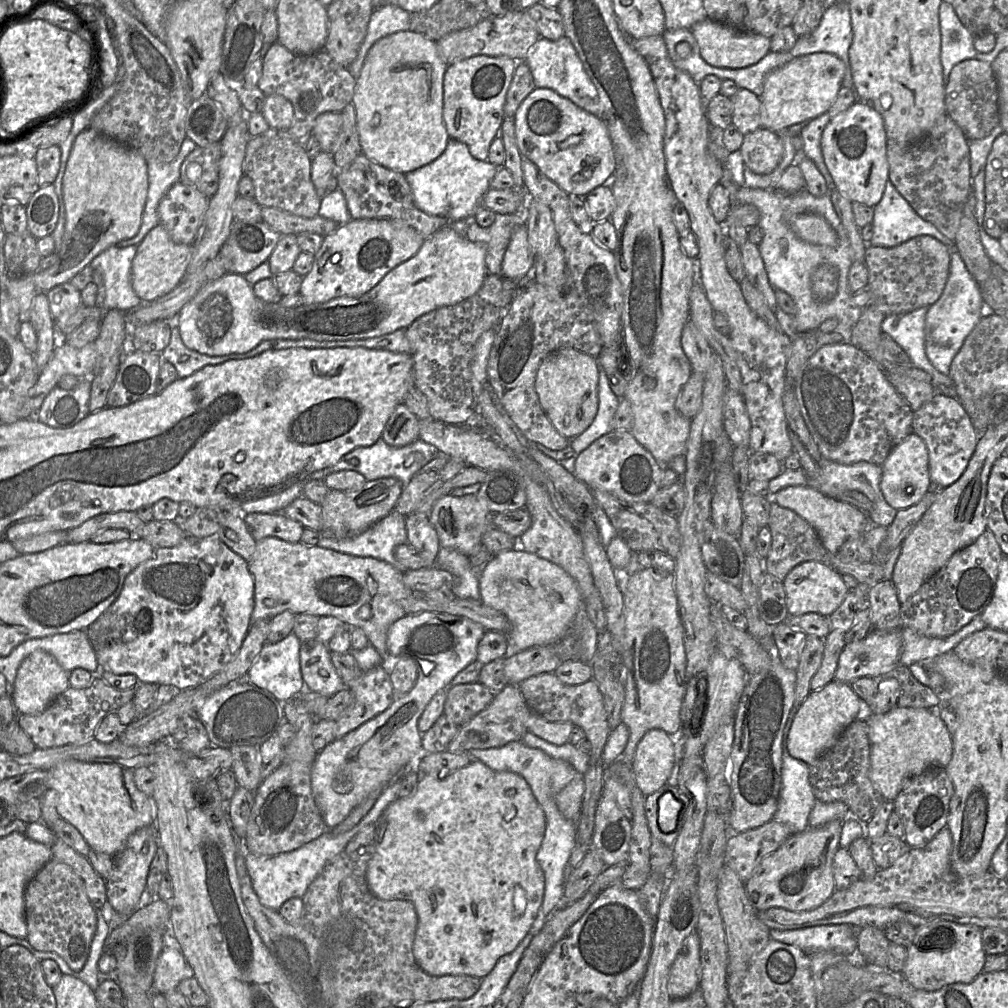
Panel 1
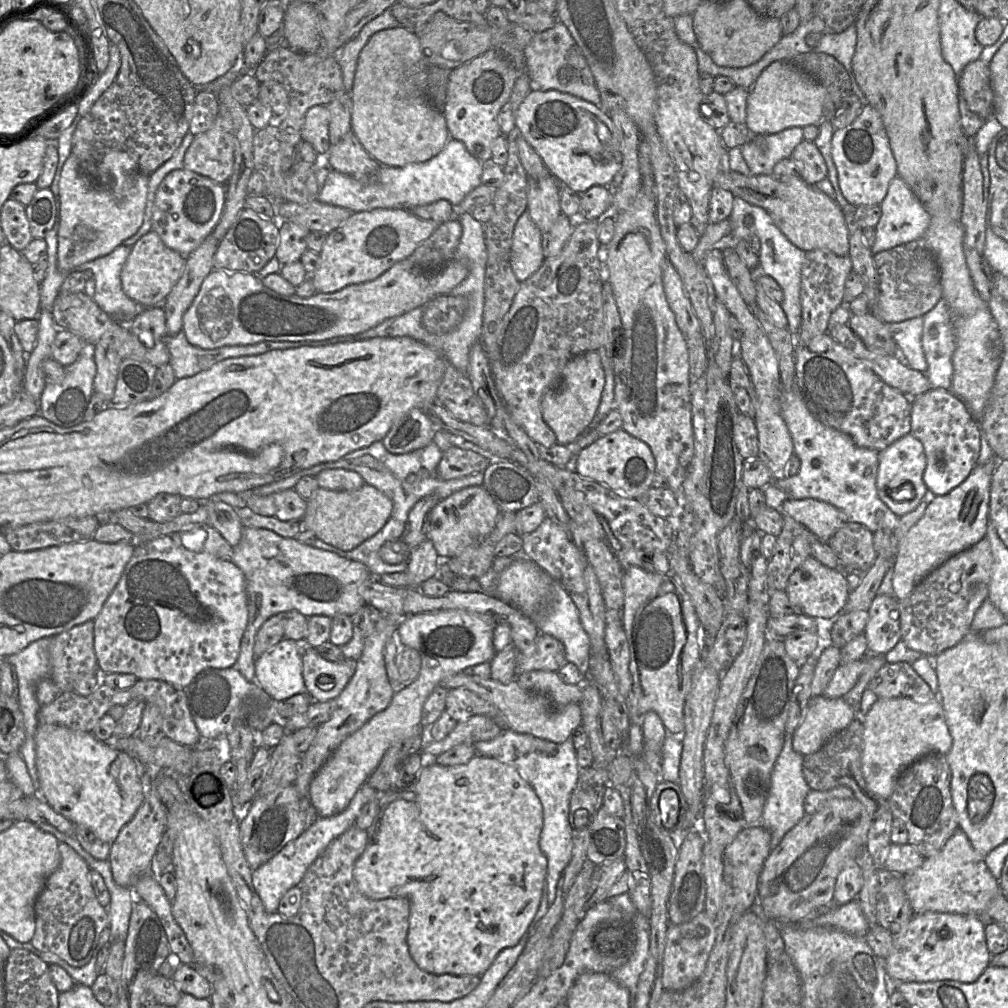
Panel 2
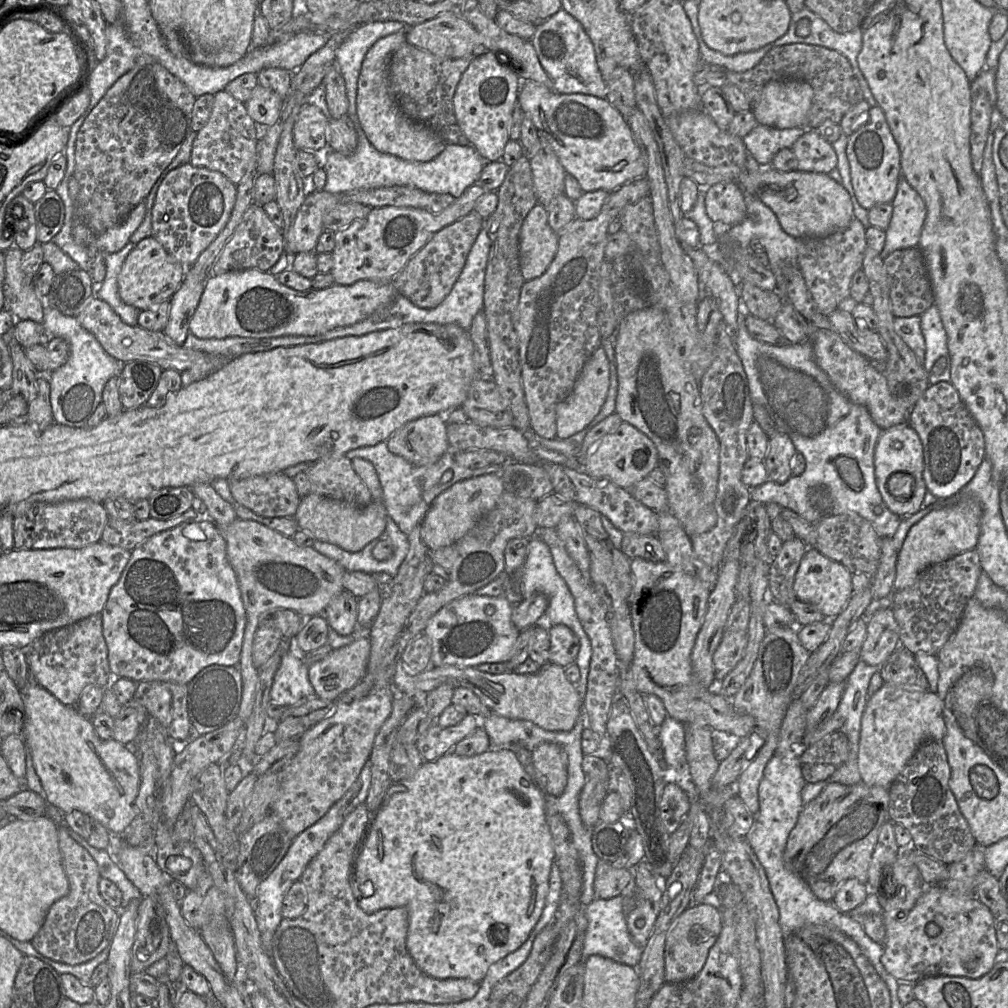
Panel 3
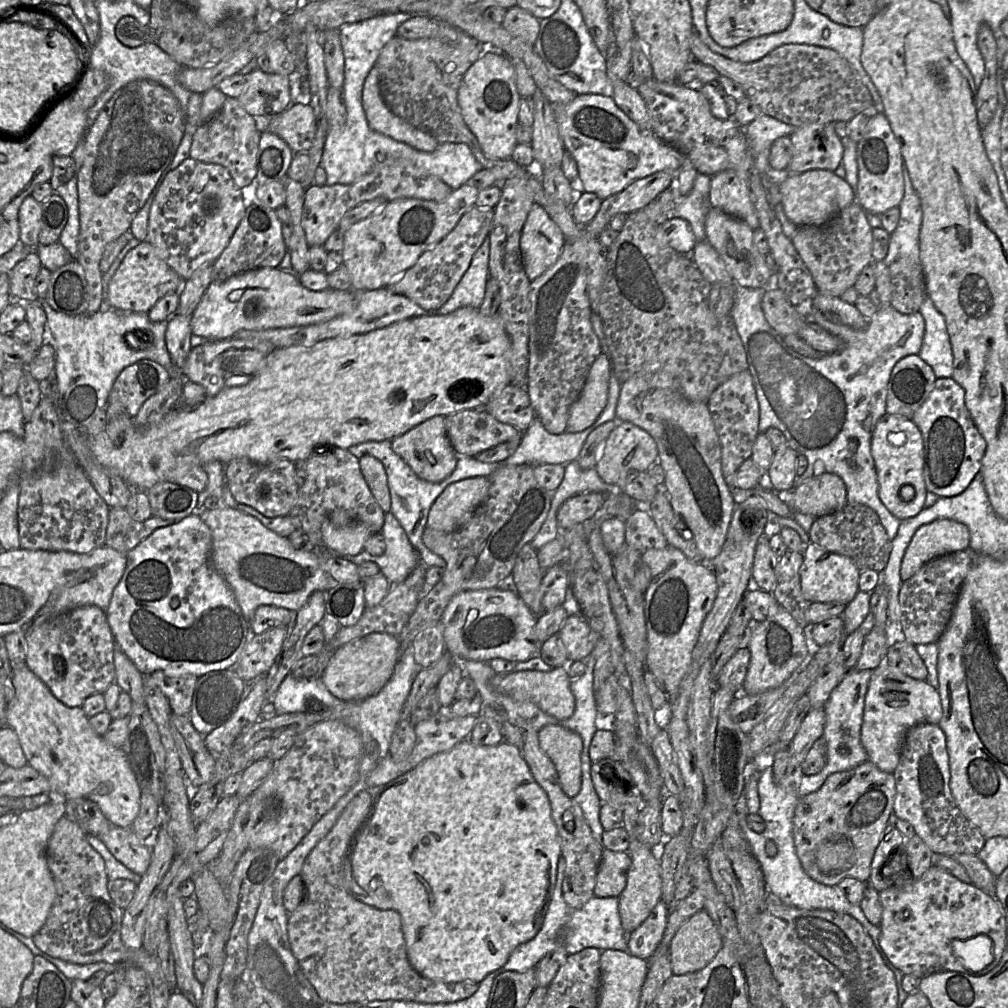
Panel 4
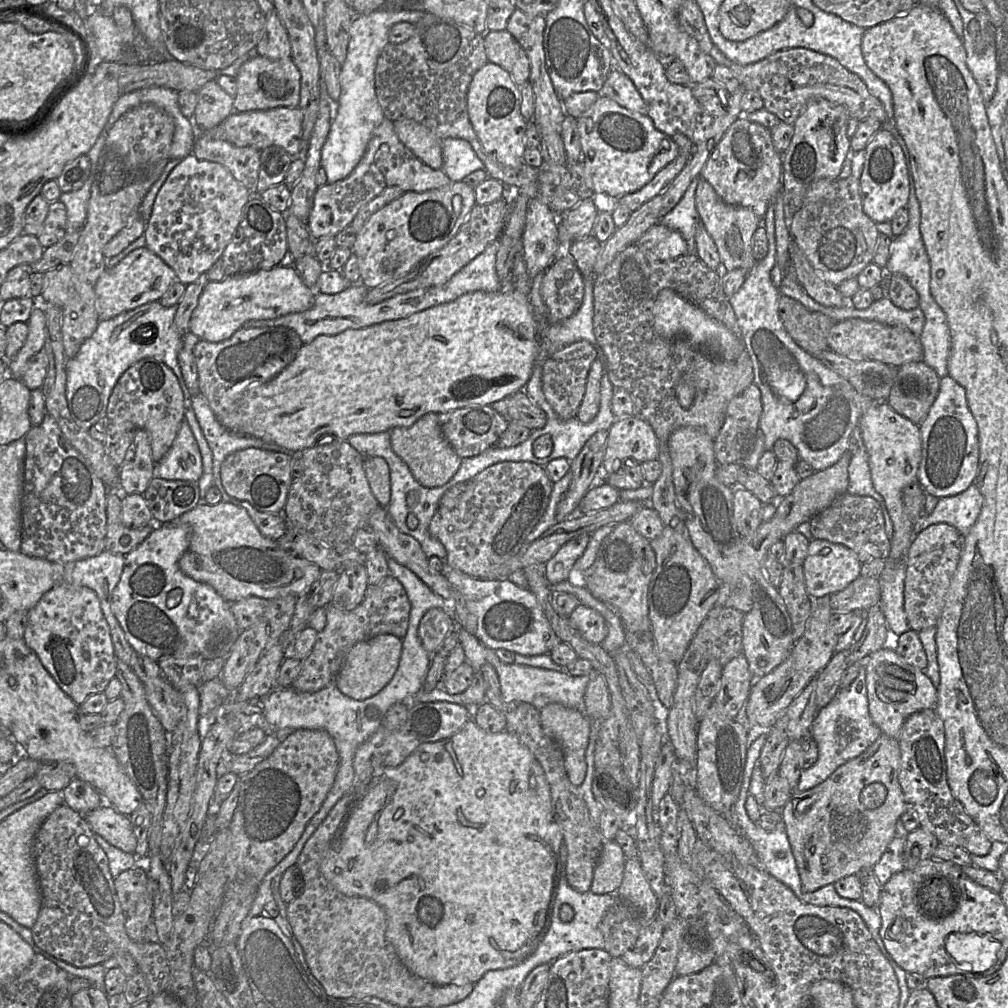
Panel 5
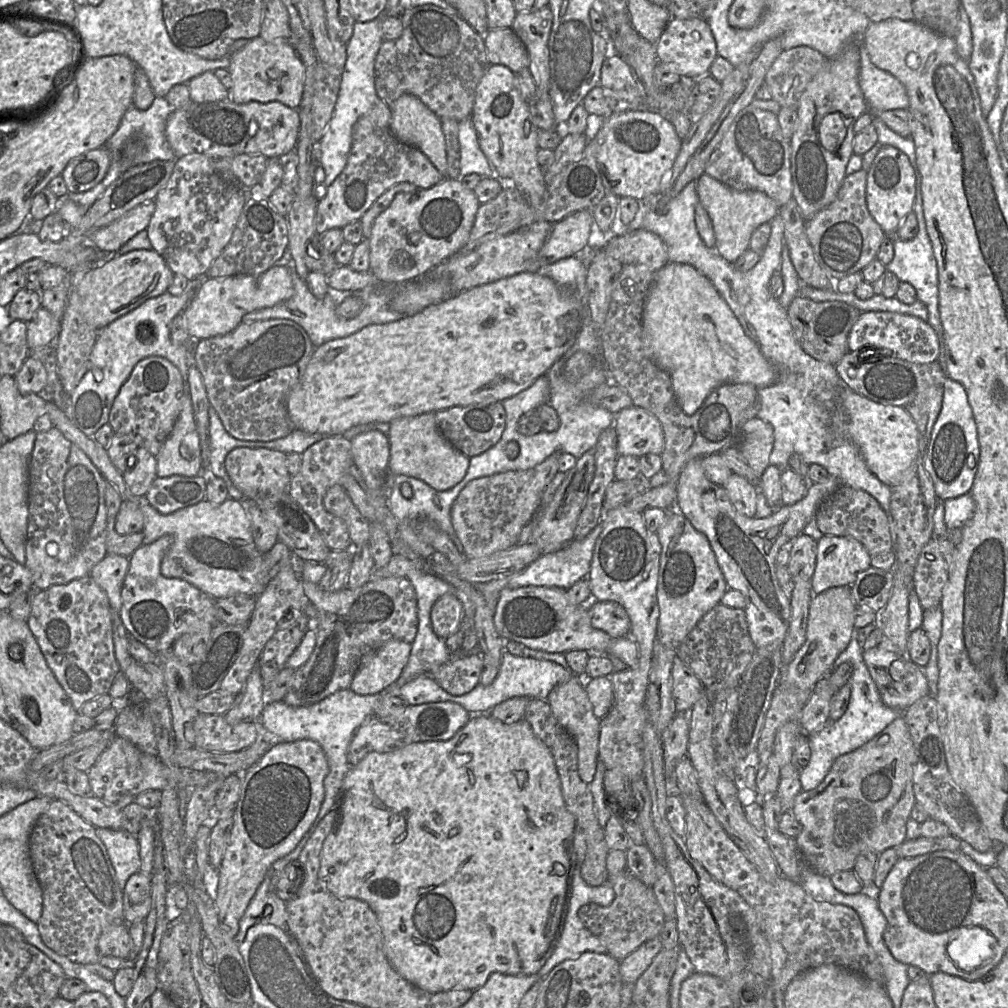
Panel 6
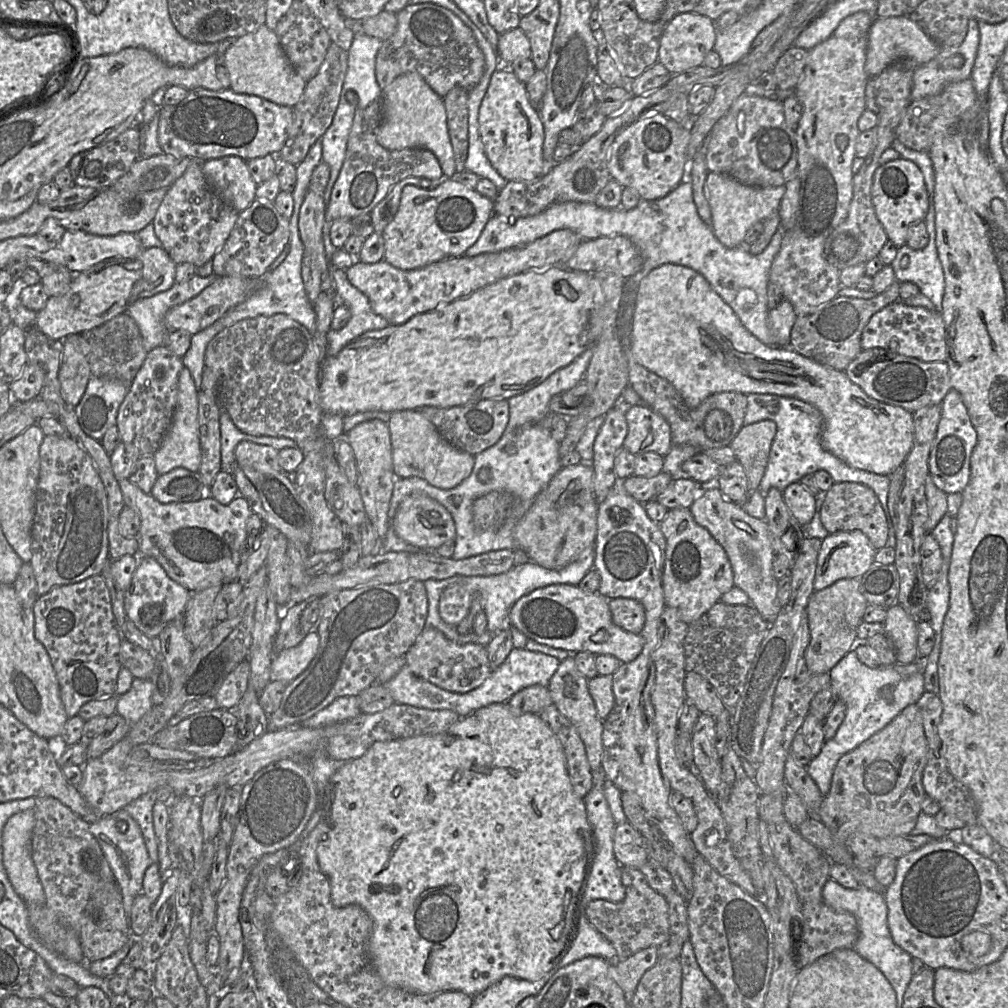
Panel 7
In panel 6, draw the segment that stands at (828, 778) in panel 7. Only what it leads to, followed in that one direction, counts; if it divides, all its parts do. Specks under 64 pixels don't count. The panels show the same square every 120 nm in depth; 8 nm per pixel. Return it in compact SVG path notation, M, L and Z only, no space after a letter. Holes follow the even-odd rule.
M857 628L854 629L846 649L836 658L833 669L842 663L851 664L853 670L849 679L851 694L845 713L836 721L828 721L820 730L809 735L811 757L809 763L800 770L802 791L815 789L826 777L835 760L869 742L892 721L903 715L883 703L878 689L863 659L863 648L857 640Z

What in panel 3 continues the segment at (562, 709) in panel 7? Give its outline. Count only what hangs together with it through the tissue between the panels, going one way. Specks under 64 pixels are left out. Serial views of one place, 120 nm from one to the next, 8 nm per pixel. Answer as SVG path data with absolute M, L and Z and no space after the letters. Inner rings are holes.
M544 742L532 751L533 766L536 771L535 784L545 793L560 796L567 785L568 757L564 749L555 743Z

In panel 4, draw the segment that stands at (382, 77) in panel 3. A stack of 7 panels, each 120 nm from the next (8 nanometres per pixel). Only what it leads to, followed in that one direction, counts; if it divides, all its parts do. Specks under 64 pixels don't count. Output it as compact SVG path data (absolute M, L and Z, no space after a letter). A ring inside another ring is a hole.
M376 66L368 73L362 90L362 106L370 129L422 152L433 152L439 143L395 115L384 102Z

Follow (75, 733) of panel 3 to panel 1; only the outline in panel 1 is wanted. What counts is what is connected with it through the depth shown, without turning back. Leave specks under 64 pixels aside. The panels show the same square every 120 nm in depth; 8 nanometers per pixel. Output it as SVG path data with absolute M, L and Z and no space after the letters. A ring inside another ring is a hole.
M67 760L58 763L49 771L49 788L58 792L59 815L76 827L89 847L95 851L116 857L125 848L128 838L138 829L155 825L155 807L152 798L135 785L134 770L116 763L89 763Z

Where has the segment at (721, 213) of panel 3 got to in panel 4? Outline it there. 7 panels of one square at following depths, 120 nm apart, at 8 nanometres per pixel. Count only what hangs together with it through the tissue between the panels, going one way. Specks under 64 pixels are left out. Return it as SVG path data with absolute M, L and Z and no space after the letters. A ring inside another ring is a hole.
M723 170L711 176L709 203L727 215L744 221L752 230L759 228L758 217L750 199L750 172Z

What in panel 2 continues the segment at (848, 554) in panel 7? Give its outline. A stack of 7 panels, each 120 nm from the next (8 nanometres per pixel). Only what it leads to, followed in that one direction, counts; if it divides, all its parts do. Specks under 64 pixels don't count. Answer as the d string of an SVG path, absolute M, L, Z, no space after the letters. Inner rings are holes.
M813 556L808 557L789 578L786 592L789 601L798 606L803 614L816 618L822 623L832 623L844 610L850 589L846 573L841 569L831 569L820 563Z

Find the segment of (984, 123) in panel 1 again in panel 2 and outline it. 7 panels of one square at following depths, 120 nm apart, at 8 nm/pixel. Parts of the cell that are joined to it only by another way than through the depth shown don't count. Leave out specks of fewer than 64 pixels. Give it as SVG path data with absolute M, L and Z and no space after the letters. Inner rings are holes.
M980 59L967 64L958 77L959 96L962 97L971 112L981 119L987 120L994 116L993 91L991 88L990 71Z

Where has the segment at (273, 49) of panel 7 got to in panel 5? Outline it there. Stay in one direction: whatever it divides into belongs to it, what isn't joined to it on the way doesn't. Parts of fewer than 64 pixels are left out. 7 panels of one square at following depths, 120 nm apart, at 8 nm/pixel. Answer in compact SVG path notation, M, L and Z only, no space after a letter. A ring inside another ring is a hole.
M257 55L244 62L236 75L237 92L234 110L246 112L276 107L296 108L300 101L300 72L292 58L278 61Z

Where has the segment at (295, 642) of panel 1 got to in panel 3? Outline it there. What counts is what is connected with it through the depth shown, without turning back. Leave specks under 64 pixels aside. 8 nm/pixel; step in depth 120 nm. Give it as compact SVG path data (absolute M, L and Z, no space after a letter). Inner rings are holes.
M292 644L292 649L283 654L275 673L270 702L291 707L300 702L318 698L308 679L308 667Z

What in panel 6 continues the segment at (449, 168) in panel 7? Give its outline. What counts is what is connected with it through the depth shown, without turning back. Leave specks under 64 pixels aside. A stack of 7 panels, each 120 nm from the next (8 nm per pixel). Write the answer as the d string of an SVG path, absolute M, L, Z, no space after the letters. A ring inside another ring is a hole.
M412 94L401 95L393 102L390 110L390 130L393 136L400 142L418 148L437 170L447 177L446 145L440 118Z

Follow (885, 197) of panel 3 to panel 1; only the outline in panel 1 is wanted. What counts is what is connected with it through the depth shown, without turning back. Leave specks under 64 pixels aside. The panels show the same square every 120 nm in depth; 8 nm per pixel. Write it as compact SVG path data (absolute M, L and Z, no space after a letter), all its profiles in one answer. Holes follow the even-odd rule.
M855 101L846 111L830 119L822 133L821 149L836 188L851 202L874 208L889 179L887 136L882 116L871 105Z

